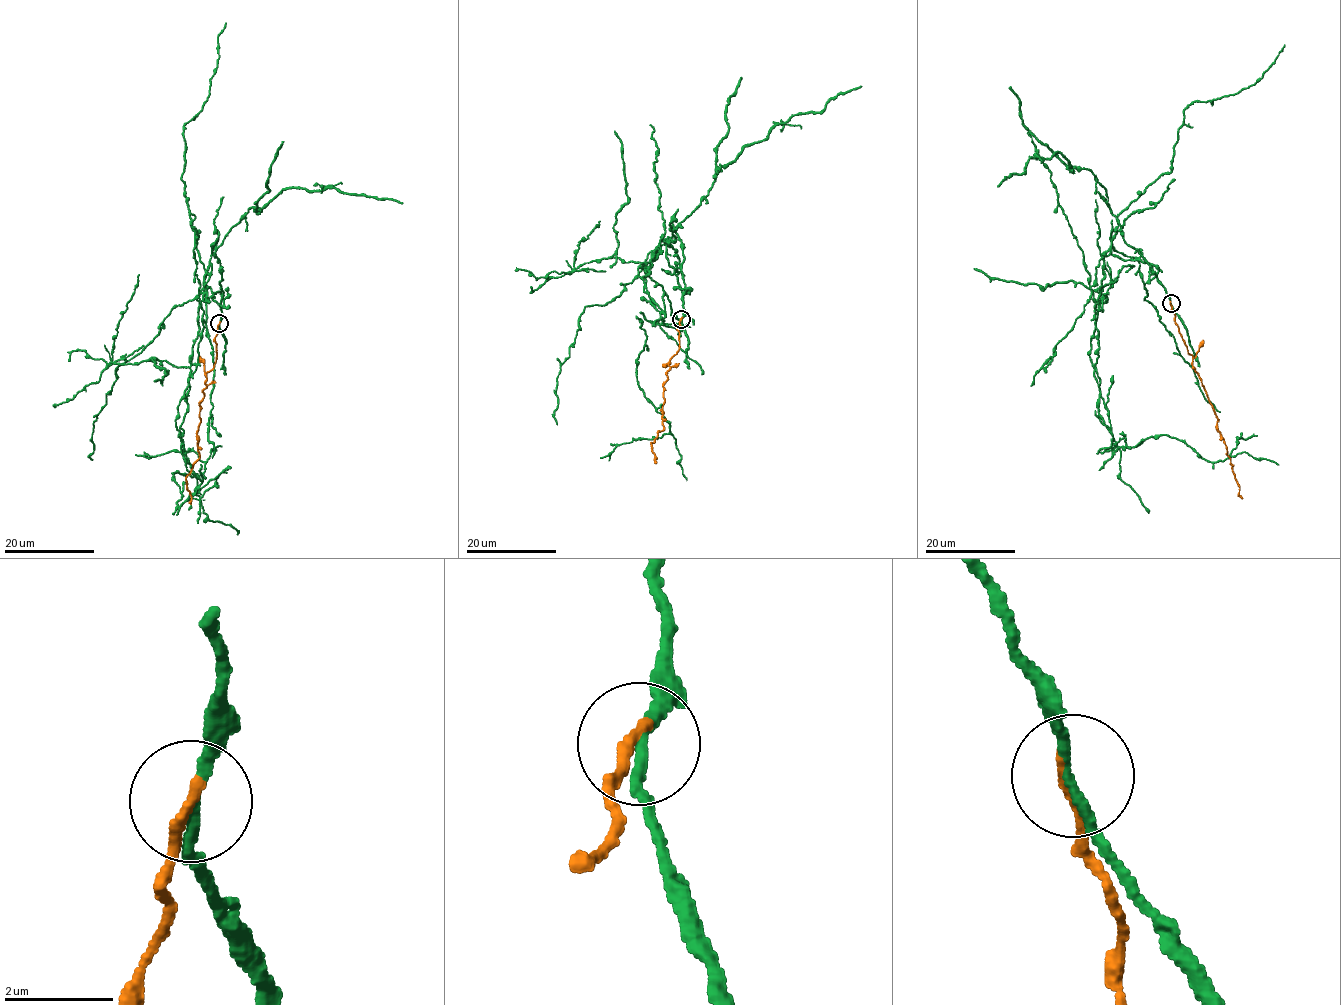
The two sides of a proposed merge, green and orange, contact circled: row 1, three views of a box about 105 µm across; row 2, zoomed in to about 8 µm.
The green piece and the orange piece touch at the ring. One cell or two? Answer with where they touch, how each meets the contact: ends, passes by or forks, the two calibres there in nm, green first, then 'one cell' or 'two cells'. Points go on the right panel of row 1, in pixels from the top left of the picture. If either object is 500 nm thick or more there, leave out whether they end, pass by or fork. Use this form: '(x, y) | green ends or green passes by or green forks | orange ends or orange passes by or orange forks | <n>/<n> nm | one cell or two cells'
(1171, 303) | green passes by | orange ends | 160/220 nm | two cells

